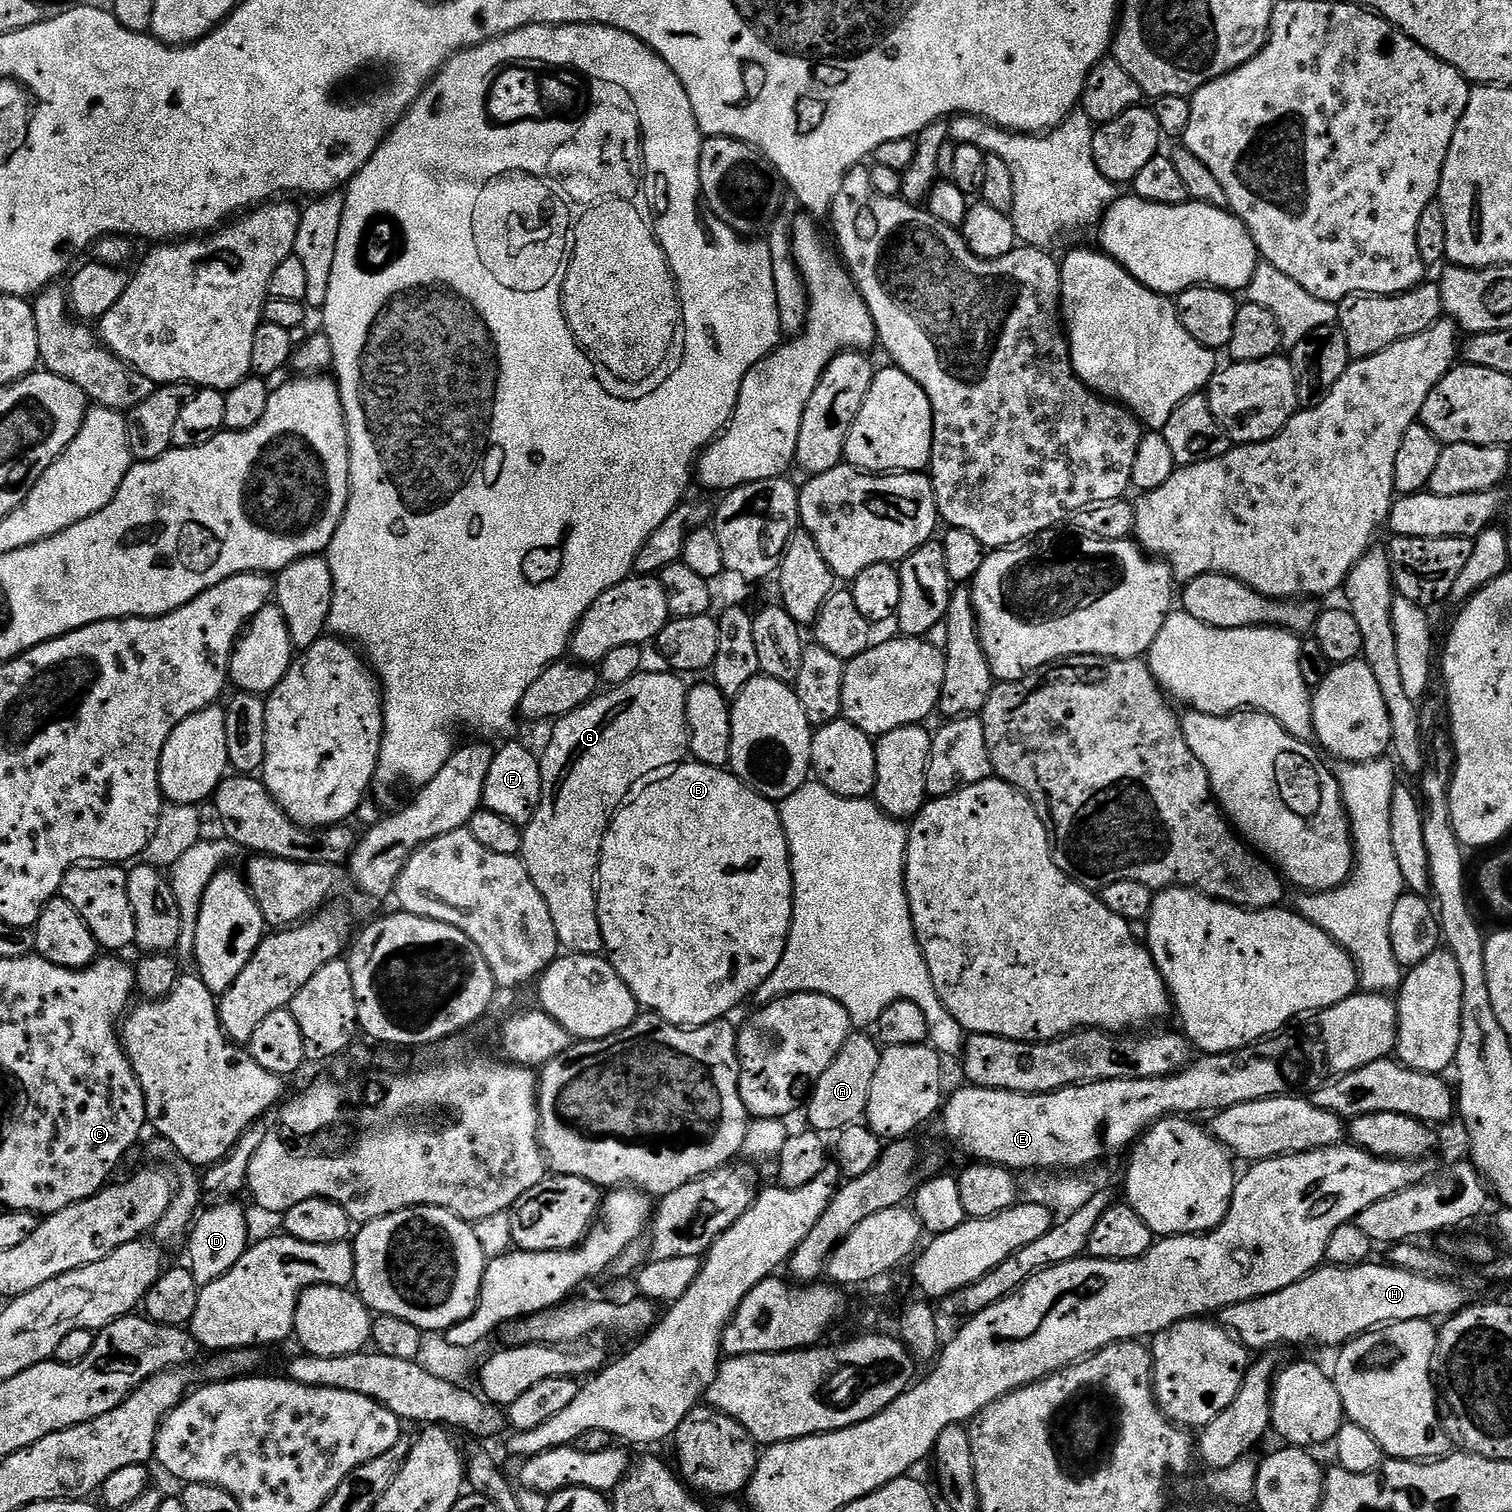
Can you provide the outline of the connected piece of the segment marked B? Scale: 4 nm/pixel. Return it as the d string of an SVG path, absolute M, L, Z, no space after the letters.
M681 762L667 774L648 783L621 806L608 823L608 833L604 835L600 847L596 889L598 922L602 926L606 958L614 966L618 978L626 982L630 994L634 994L637 1005L680 1028L697 1028L725 1019L732 1014L728 1012L734 1011L747 996L749 999L755 994L758 986L762 986L762 982L774 974L774 966L778 966L786 950L788 931L792 925L792 862L788 858L788 839L780 821L779 807L724 768Z

